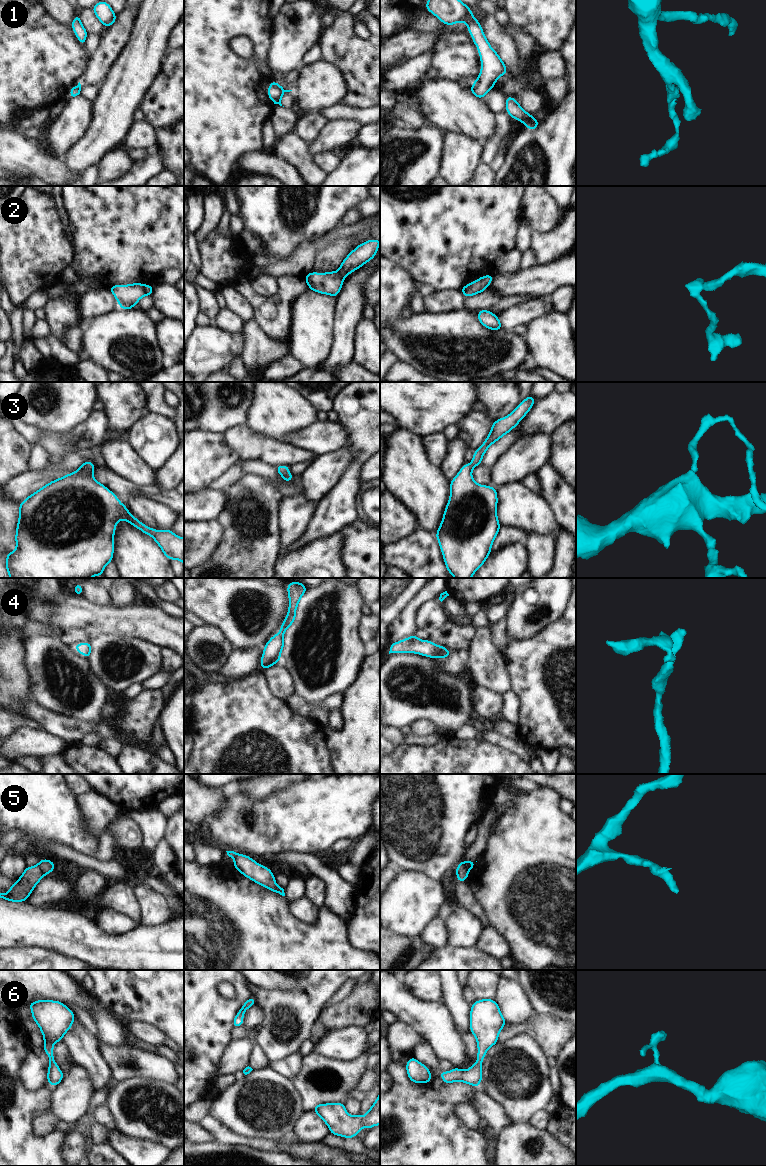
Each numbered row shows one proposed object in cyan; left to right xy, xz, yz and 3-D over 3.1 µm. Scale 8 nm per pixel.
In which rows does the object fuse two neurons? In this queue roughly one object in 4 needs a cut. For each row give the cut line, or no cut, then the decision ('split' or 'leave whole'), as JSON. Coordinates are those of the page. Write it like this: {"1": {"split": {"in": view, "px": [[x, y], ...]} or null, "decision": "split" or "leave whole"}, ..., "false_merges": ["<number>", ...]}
{"1": {"split": {"in": "xz", "px": [[275, 83], [281, 91], [278, 103]]}, "decision": "split"}, "2": {"split": {"in": "xy", "px": [[142, 284], [142, 290], [145, 294]]}, "decision": "split"}, "3": {"split": null, "decision": "leave whole"}, "4": {"split": null, "decision": "leave whole"}, "5": {"split": {"in": "xy", "px": [[38, 864], [44, 874]]}, "decision": "split"}, "6": {"split": null, "decision": "leave whole"}, "false_merges": ["1", "2", "5"]}

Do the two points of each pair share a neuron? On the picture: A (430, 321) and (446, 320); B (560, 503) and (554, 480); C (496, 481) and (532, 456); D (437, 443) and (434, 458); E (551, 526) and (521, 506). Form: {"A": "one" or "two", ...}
{"A": "one", "B": "one", "C": "one", "D": "one", "E": "one"}

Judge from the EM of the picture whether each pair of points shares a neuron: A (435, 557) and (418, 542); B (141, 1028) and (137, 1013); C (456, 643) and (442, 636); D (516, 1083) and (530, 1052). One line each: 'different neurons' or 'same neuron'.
A: same neuron
B: different neurons
C: same neuron
D: same neuron

